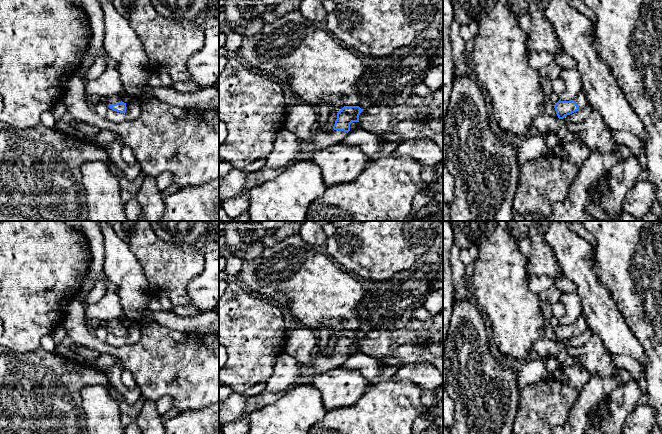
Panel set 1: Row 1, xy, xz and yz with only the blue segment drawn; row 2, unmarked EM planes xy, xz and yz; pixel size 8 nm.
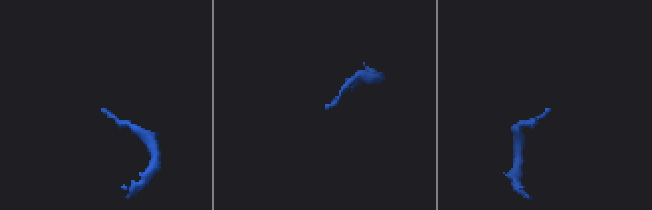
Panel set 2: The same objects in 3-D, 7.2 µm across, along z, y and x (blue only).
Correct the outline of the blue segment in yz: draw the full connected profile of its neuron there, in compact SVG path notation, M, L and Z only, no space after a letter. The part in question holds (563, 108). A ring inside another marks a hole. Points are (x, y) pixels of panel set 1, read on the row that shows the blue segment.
M582 91L575 97L574 100L561 101L559 100L555 105L555 111L559 119L563 119L565 116L570 115L579 109L583 109L588 105L588 101L585 93Z

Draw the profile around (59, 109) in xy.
M63 97L59 99L59 101L55 104L55 106L52 109L52 112L57 121L59 121L61 117L67 113L67 109L63 100Z

